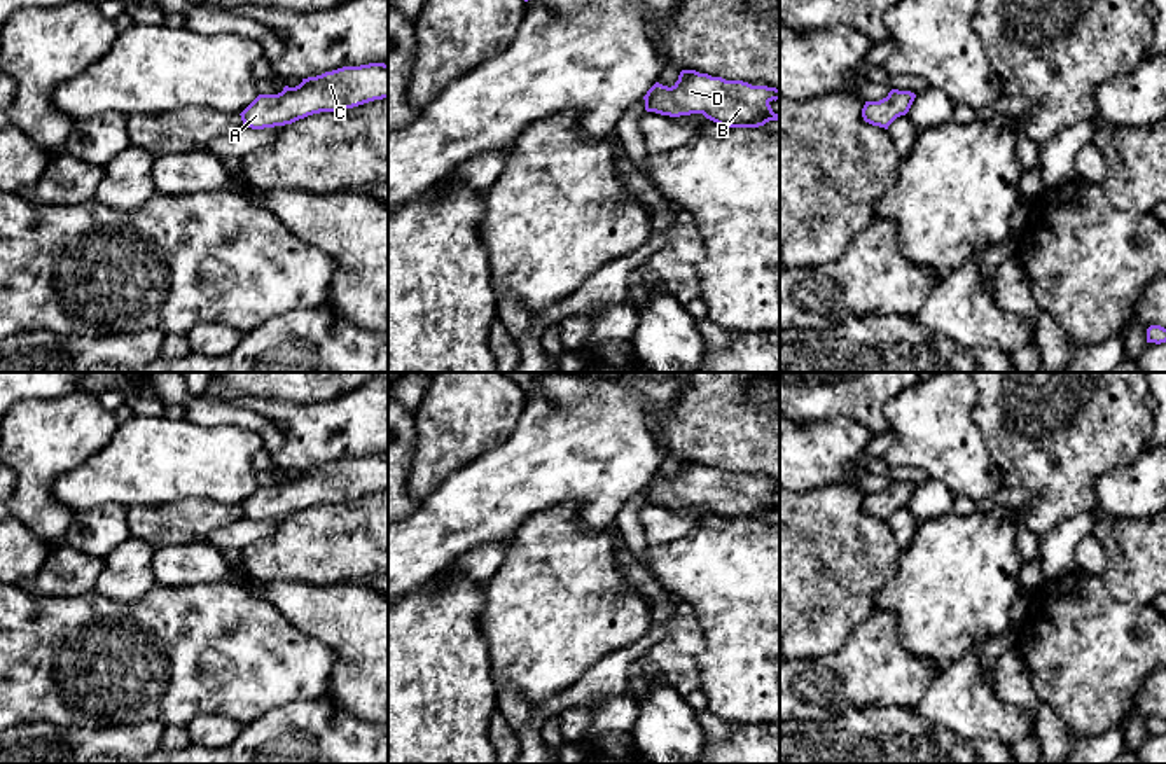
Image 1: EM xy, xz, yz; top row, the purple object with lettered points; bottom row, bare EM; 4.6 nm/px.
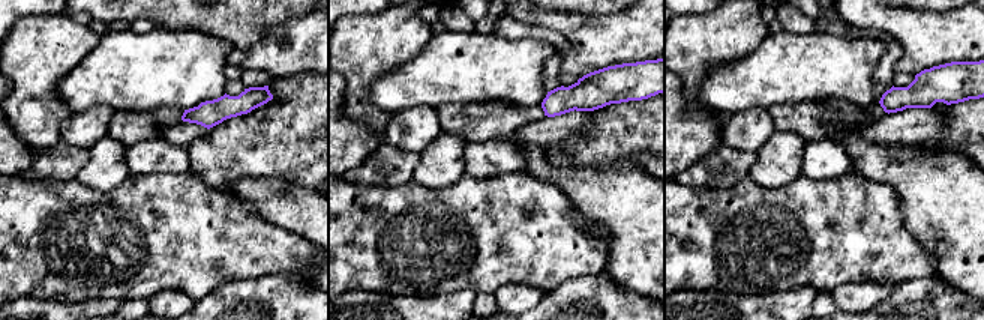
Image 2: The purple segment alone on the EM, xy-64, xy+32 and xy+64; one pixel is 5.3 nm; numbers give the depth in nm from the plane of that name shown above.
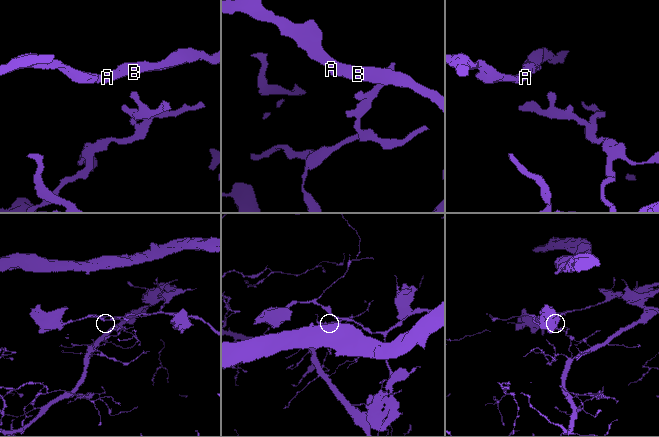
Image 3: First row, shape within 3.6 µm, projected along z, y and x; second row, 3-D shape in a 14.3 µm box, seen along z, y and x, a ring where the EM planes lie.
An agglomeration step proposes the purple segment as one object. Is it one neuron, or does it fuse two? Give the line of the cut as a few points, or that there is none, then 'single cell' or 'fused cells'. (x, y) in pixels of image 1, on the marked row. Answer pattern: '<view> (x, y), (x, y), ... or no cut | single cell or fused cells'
no cut | single cell

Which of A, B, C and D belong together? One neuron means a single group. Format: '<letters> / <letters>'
A B C D

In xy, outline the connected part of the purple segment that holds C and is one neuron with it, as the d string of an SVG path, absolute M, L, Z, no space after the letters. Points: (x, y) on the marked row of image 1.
M369 63L302 79L278 94L259 94L239 115L243 128L264 129L383 98L388 98L388 65Z

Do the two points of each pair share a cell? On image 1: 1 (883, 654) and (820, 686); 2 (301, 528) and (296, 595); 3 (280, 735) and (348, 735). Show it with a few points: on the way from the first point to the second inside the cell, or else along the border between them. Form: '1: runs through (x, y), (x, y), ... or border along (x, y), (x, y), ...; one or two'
1: runs through (867, 670), (857, 677), (836, 682); one
2: border along (338, 583), (273, 581), (257, 586); two
3: runs through (298, 735), (331, 735); one

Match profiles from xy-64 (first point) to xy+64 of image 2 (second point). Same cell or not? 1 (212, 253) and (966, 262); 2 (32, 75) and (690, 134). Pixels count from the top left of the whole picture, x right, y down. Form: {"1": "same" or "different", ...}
{"1": "different", "2": "different"}

